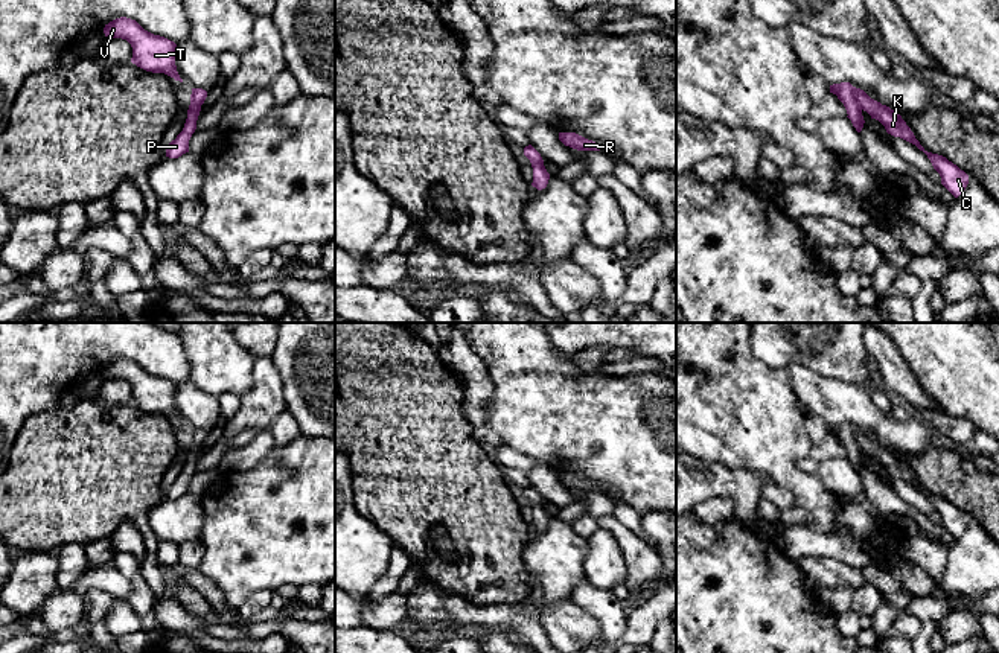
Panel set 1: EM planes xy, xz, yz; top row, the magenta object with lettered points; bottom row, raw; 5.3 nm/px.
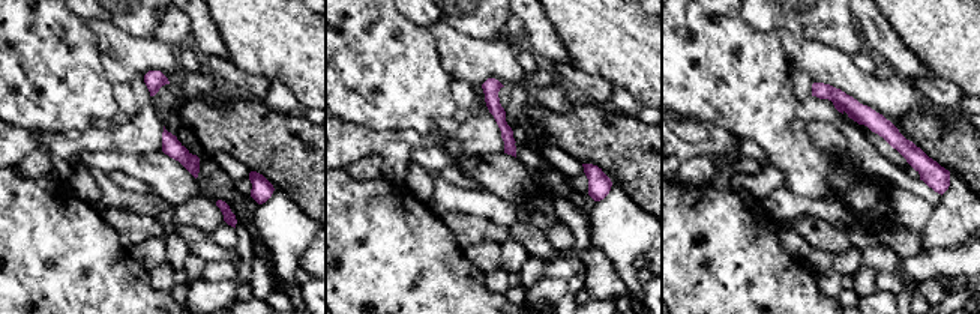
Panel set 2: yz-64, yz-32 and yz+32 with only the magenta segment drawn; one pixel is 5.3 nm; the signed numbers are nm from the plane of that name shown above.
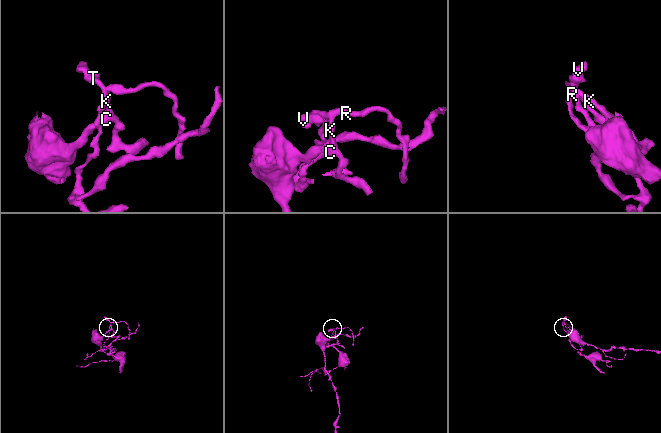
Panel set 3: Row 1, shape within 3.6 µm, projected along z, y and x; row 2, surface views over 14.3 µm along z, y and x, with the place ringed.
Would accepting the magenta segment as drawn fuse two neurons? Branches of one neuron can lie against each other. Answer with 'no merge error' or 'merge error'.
merge error

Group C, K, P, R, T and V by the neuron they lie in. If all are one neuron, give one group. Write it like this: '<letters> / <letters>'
C K R / P T V

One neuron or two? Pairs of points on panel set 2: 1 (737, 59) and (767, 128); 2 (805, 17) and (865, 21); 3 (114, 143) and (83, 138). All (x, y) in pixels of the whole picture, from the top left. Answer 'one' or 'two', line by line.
1: one
2: two
3: one

